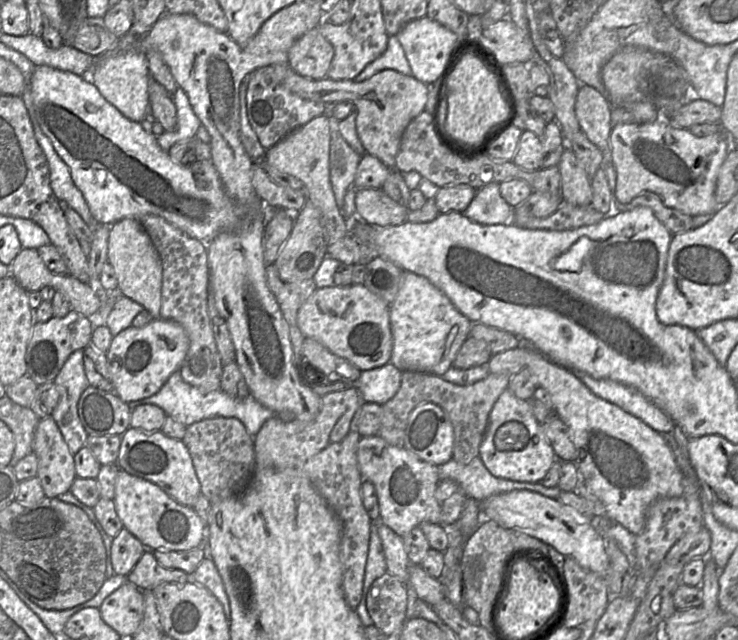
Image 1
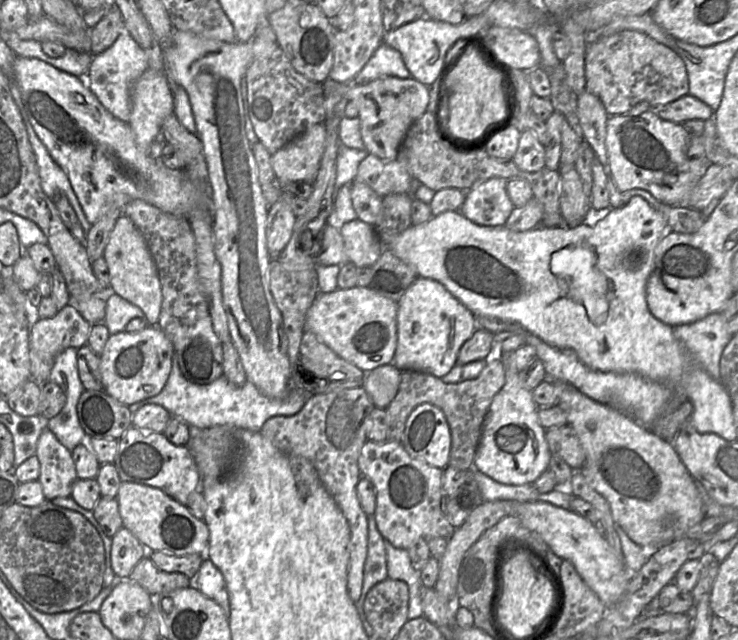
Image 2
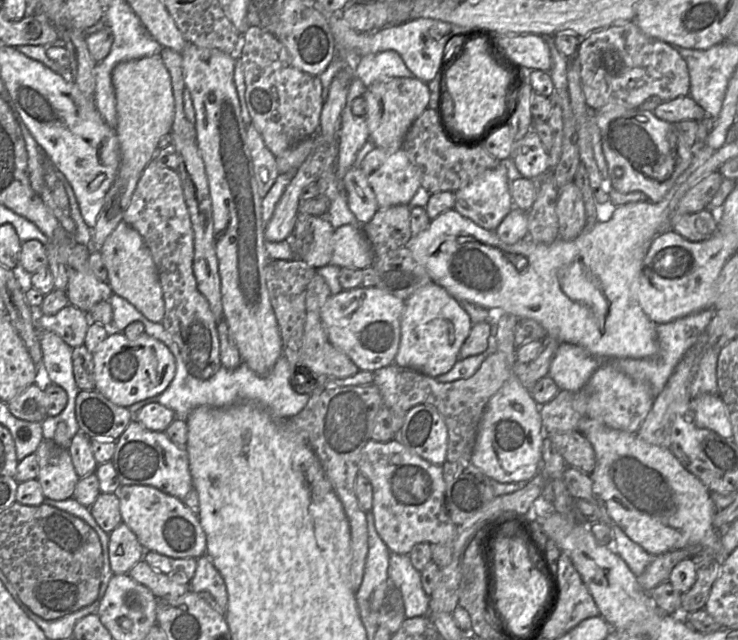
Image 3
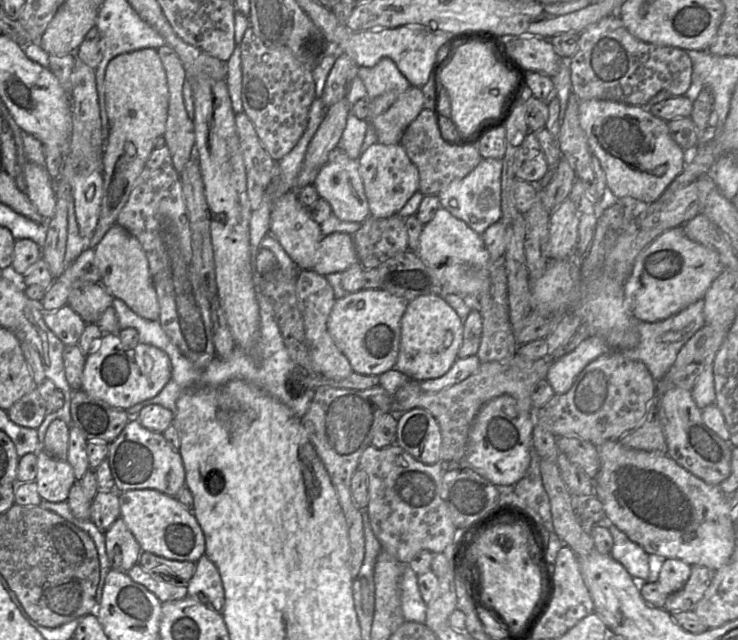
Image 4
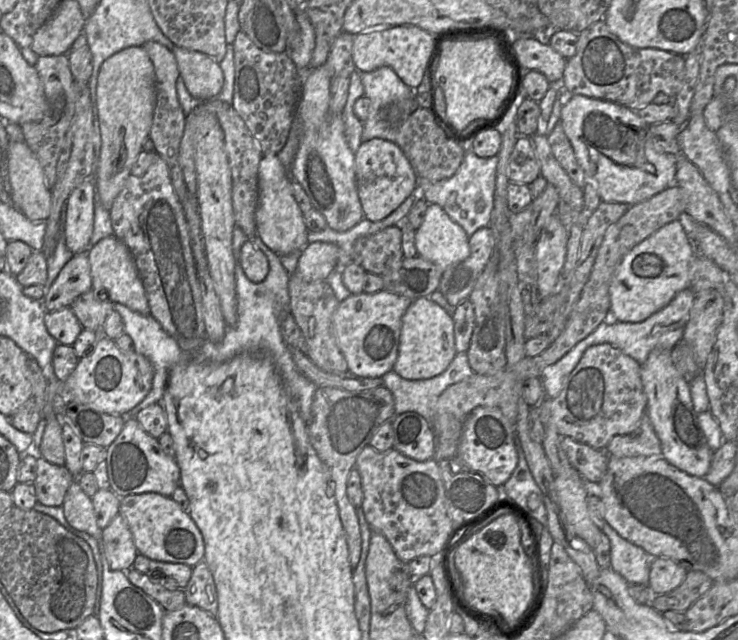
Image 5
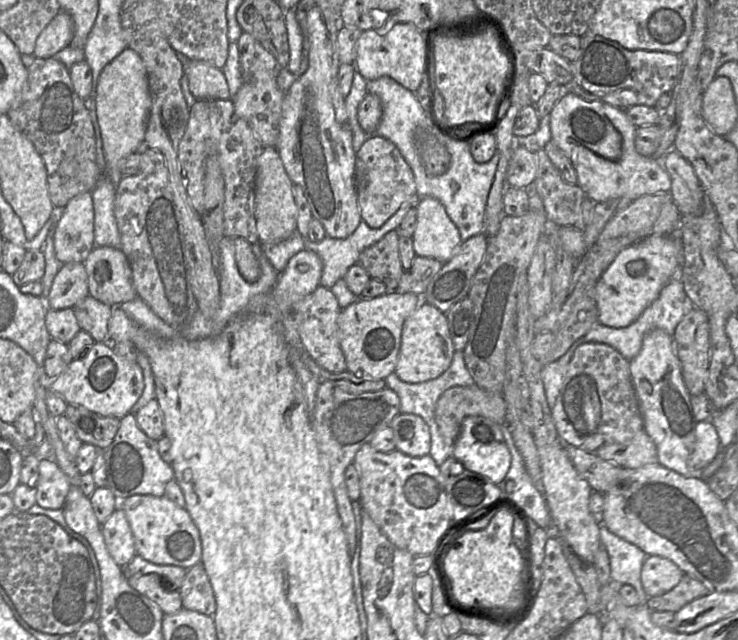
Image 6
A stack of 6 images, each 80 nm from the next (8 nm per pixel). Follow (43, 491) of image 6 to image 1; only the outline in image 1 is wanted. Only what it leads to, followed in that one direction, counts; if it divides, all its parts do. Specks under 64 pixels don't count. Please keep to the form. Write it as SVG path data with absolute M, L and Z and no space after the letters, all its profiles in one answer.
M52 416L39 421L33 438L33 451L38 459L37 478L45 496L58 498L70 491L77 478L74 456Z

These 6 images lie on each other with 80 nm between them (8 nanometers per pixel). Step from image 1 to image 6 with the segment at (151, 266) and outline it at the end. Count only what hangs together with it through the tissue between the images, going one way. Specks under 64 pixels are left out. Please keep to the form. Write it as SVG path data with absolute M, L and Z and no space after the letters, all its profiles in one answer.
M95 246L84 266L88 276L89 295L113 307L132 301L138 294L132 283L132 271L121 249Z

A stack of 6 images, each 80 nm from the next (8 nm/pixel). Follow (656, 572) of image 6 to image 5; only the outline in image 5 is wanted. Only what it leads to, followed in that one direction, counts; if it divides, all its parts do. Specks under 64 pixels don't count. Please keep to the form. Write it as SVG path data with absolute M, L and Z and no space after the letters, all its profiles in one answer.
M653 558L650 563L648 587L653 595L664 595L684 581L687 570L671 559Z

